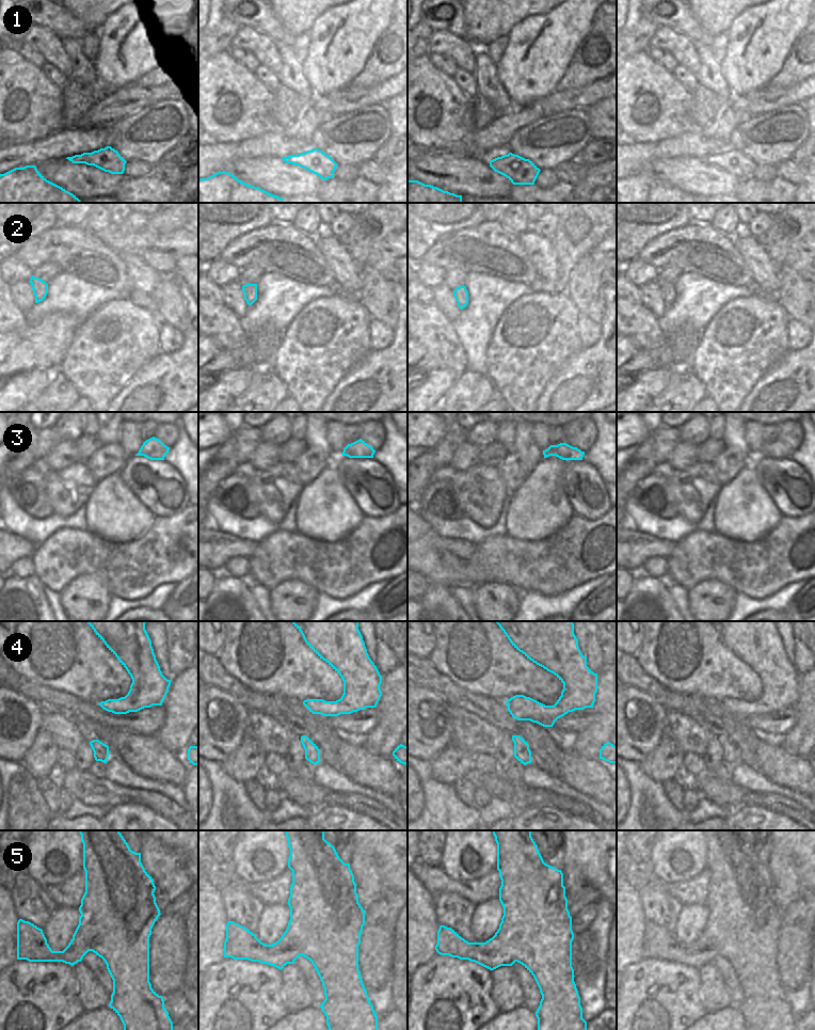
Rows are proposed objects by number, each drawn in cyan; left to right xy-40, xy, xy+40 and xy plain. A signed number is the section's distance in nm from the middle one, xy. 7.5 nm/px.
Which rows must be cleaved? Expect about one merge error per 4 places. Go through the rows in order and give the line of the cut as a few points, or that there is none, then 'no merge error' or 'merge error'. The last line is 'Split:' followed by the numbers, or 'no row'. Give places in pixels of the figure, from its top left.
1: no cut; no merge error
2: no cut; no merge error
3: no cut; no merge error
4: no cut; no merge error
5: no cut; no merge error
Split: no row

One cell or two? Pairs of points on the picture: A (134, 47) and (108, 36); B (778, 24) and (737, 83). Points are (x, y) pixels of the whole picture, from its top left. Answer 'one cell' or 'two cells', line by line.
A: one cell
B: one cell

